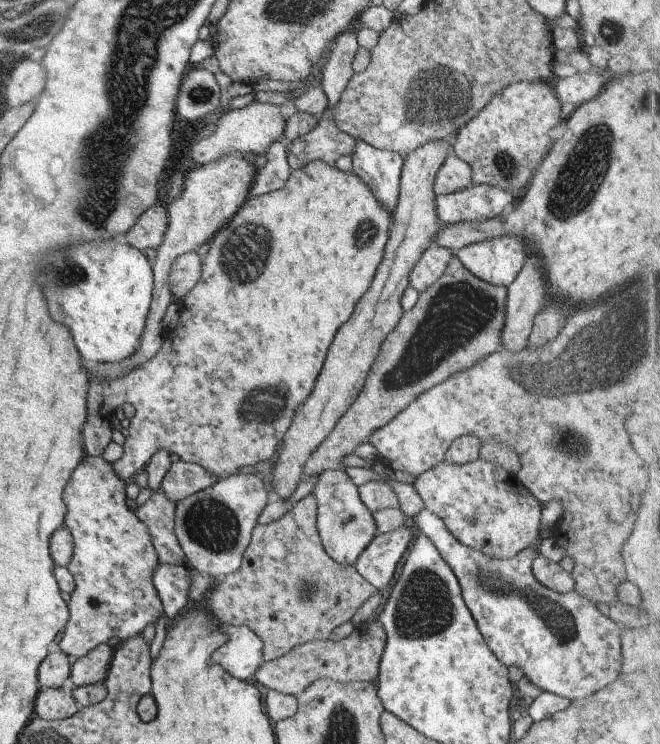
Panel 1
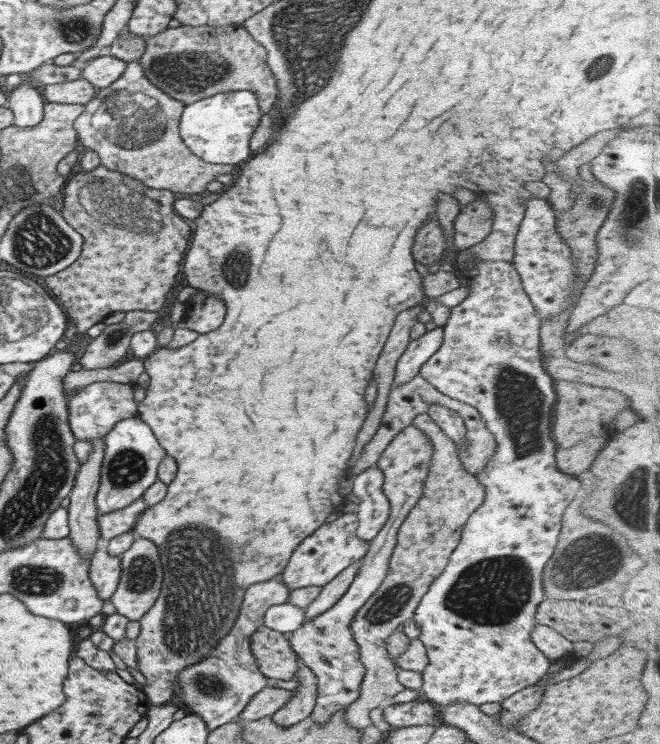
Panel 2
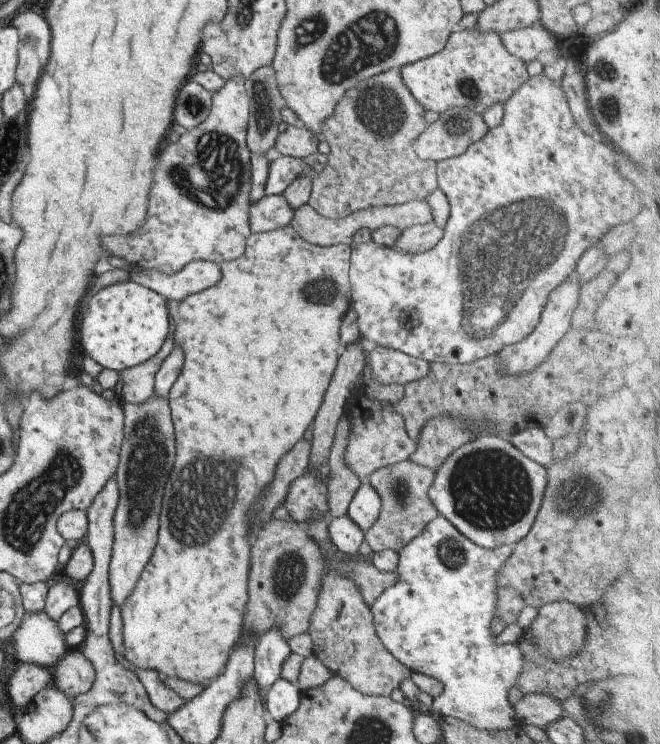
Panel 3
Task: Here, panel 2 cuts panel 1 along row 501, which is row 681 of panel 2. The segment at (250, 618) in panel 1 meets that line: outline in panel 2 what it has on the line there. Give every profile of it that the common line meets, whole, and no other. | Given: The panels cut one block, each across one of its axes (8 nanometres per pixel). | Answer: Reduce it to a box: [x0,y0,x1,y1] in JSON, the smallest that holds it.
[270,663,316,728]

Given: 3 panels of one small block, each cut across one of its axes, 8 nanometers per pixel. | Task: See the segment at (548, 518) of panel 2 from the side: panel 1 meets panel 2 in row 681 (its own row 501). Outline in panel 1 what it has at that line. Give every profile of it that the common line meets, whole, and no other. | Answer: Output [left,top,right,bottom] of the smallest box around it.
[411,456,543,558]

